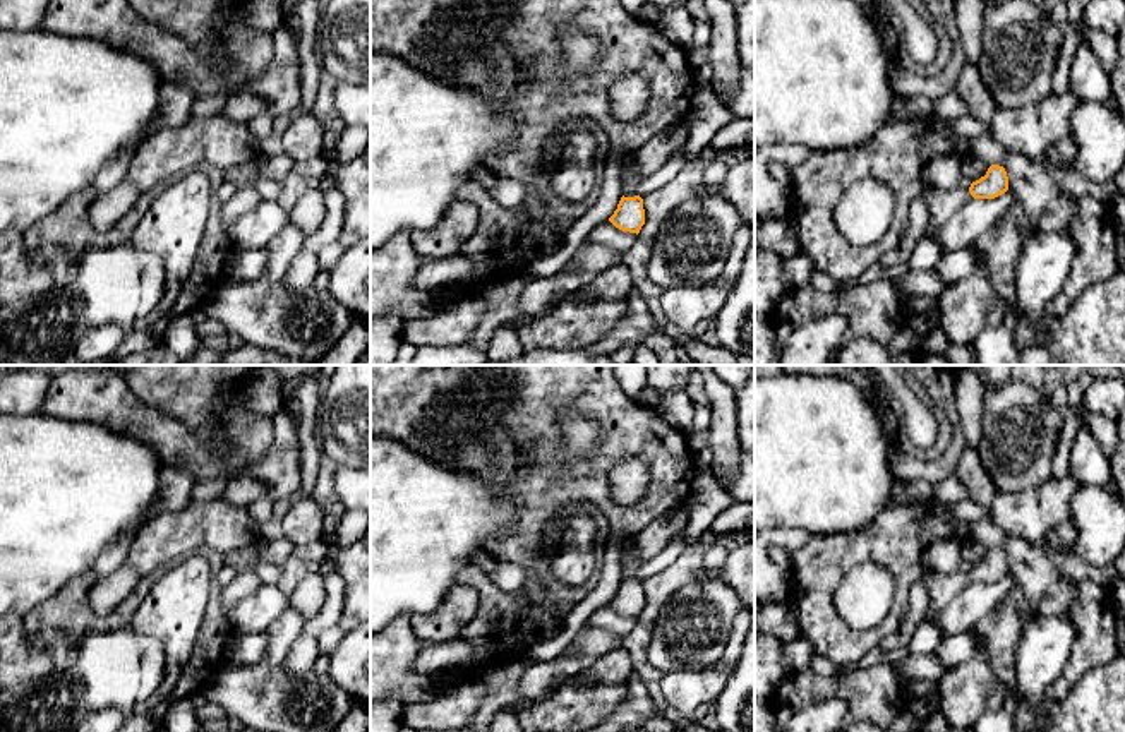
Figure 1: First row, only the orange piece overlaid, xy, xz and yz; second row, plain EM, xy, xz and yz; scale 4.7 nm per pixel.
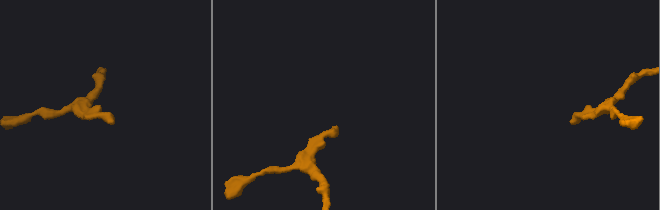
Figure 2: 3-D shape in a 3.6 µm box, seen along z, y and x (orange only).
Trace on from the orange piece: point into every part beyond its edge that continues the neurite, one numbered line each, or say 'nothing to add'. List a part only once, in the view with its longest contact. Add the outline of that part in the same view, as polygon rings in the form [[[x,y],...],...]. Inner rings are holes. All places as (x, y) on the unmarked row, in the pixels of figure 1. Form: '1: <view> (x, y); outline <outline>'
1: xz (649, 542); outline [[[693,497],[686,499],[681,506],[664,513],[660,518],[652,521],[647,528],[633,535],[638,559],[623,564],[623,579],[635,581],[636,573],[643,562],[650,561],[688,525],[689,507]]]

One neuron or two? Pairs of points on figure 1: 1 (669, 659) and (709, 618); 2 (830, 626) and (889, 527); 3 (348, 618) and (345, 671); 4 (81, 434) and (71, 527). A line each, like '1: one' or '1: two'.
1: one
2: one
3: two
4: one

